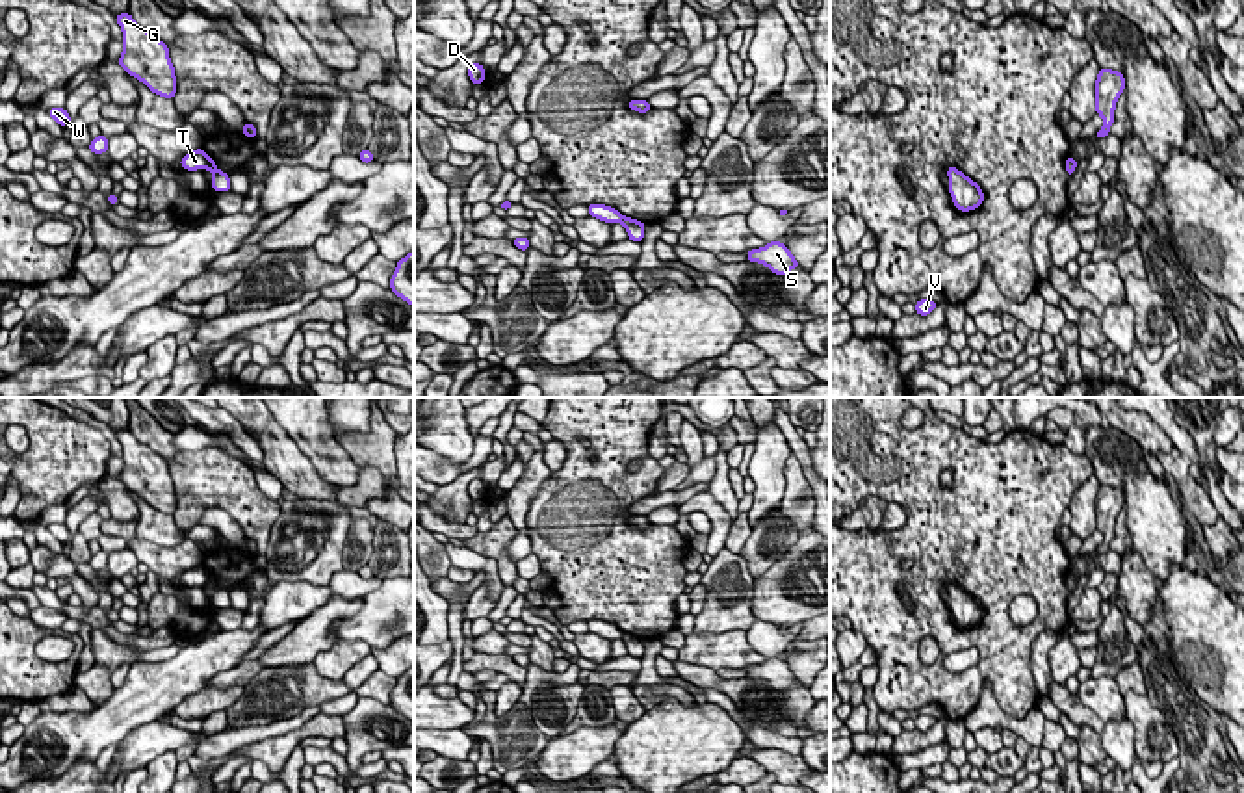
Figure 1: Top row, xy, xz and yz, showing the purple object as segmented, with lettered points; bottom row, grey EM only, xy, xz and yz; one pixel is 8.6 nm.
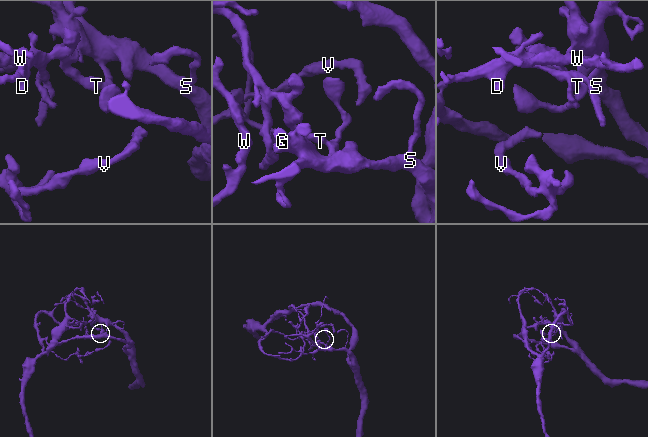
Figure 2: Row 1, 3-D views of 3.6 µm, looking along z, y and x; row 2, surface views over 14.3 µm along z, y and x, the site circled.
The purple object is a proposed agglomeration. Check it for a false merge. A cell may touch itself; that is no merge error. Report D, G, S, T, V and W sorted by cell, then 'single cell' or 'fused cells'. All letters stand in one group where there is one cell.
groups D T V W / G S; fused cells

